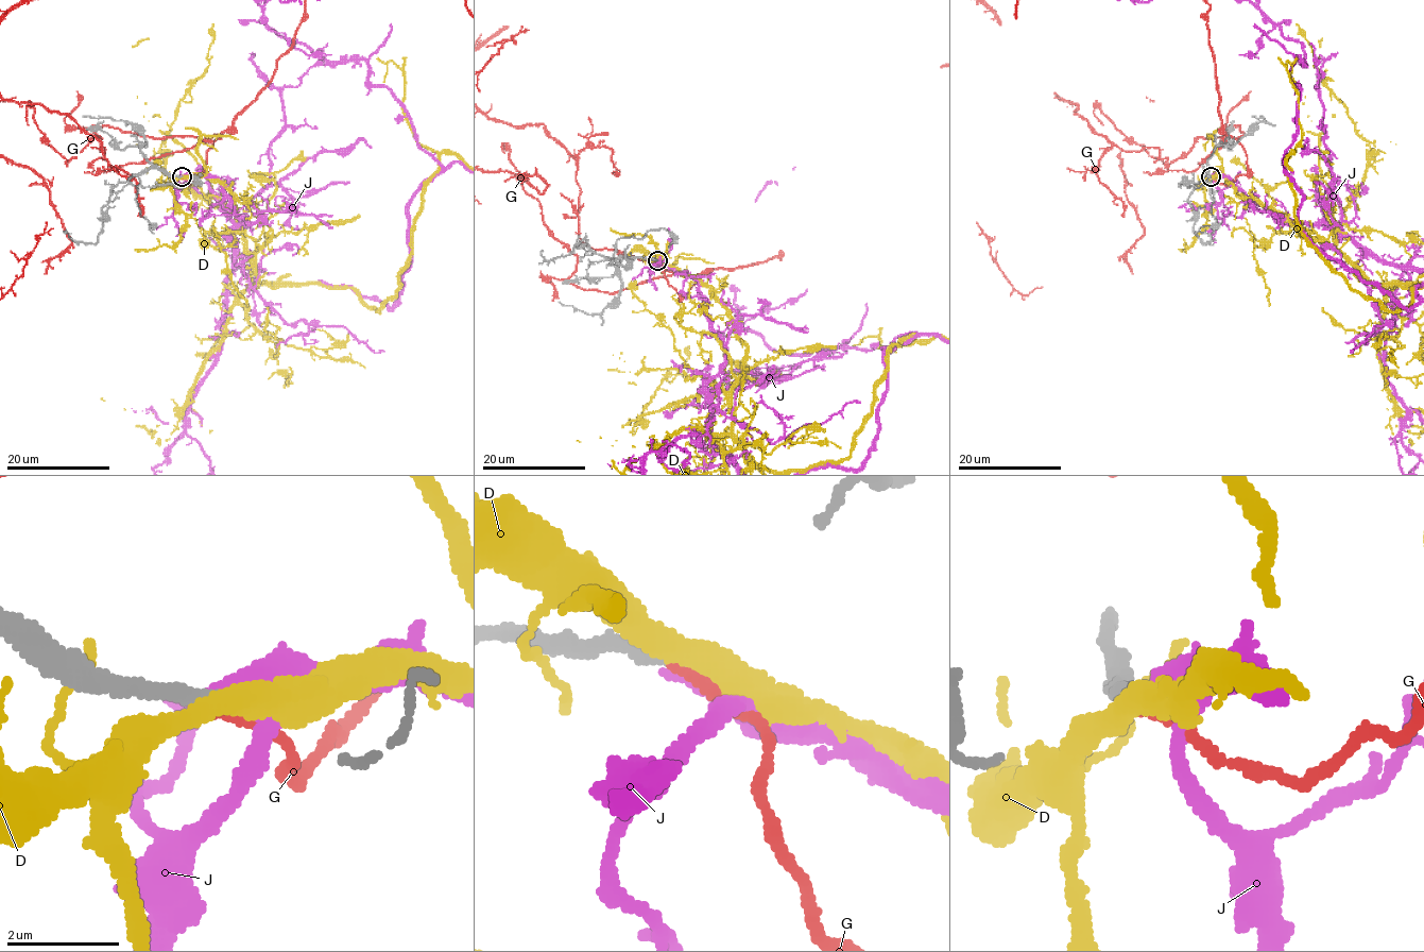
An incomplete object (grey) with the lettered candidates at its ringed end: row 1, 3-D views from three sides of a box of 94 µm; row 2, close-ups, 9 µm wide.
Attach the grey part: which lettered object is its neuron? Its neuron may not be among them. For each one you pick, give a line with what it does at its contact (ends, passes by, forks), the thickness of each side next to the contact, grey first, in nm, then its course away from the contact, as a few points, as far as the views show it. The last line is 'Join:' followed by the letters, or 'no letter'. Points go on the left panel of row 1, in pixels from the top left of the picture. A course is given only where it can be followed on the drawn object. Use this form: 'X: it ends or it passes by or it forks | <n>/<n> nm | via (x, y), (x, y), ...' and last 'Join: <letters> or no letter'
J: it ends | 320/440 nm
Join: J

